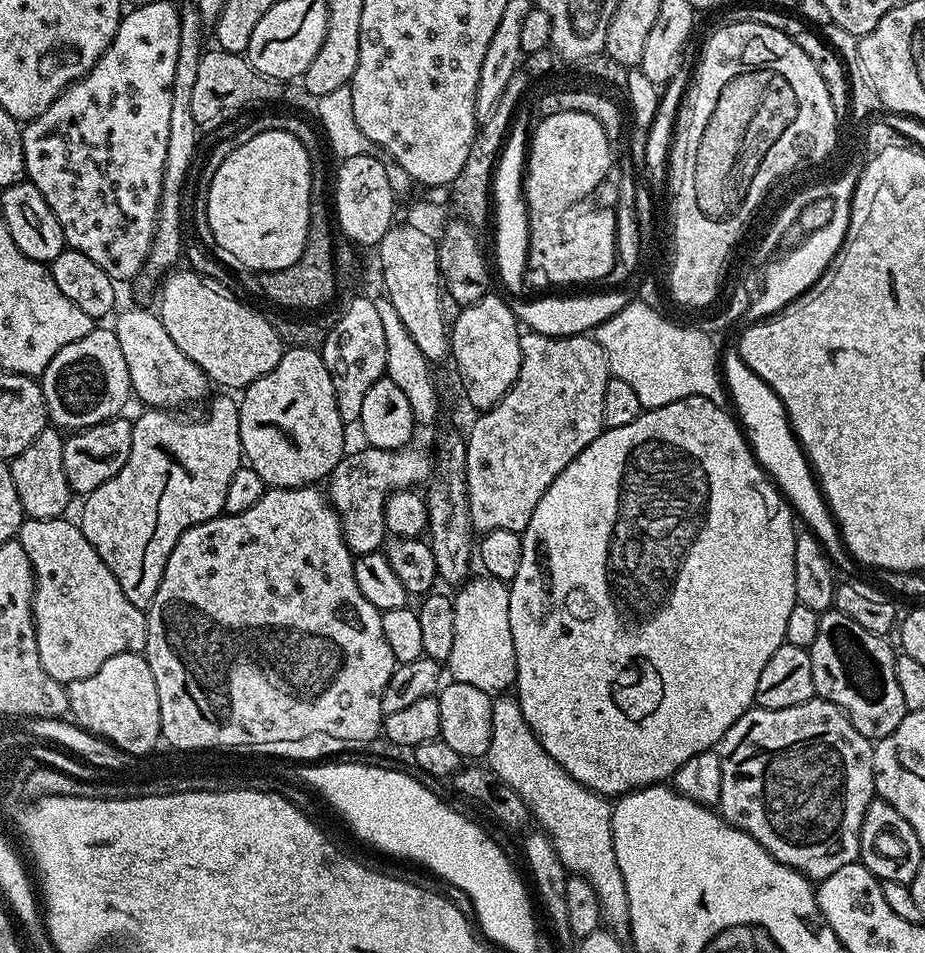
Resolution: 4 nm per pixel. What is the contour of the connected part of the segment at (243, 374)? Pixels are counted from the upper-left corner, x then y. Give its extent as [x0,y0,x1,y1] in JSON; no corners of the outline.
[158,270,286,390]

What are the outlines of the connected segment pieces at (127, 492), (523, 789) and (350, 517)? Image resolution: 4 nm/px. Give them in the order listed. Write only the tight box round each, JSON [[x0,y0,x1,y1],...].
[[78,395,244,610],[486,694,628,930],[326,446,434,557]]

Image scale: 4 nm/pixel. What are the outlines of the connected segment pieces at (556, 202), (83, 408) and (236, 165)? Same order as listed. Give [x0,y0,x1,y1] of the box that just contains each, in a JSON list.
[[526,112,617,284],[39,326,133,430],[206,126,314,274]]

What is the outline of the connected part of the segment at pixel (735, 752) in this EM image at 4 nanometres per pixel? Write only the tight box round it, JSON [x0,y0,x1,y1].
[718,698,876,882]

